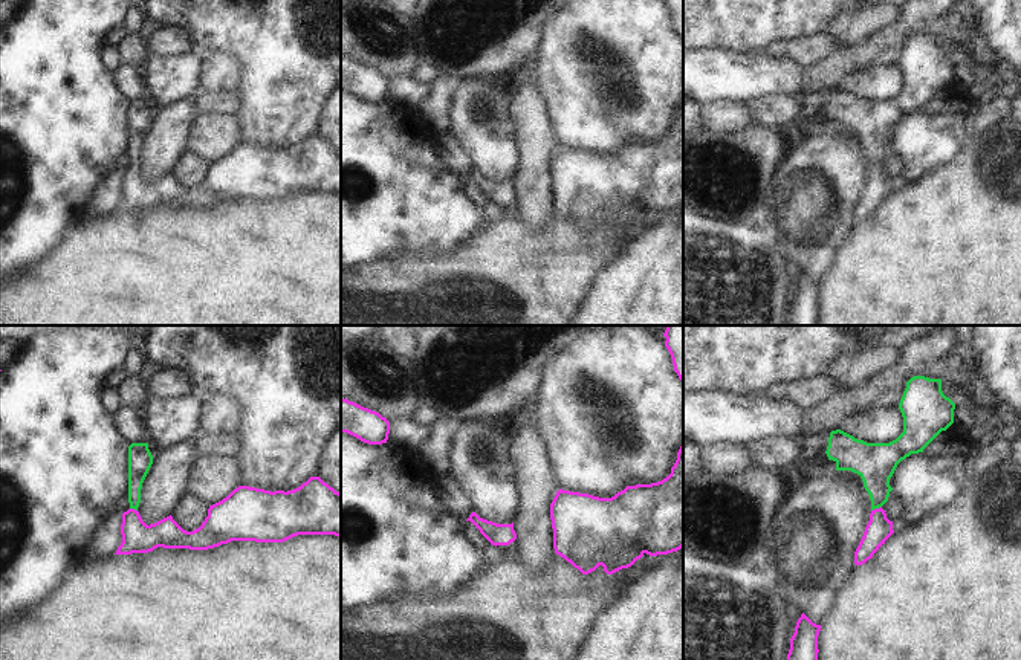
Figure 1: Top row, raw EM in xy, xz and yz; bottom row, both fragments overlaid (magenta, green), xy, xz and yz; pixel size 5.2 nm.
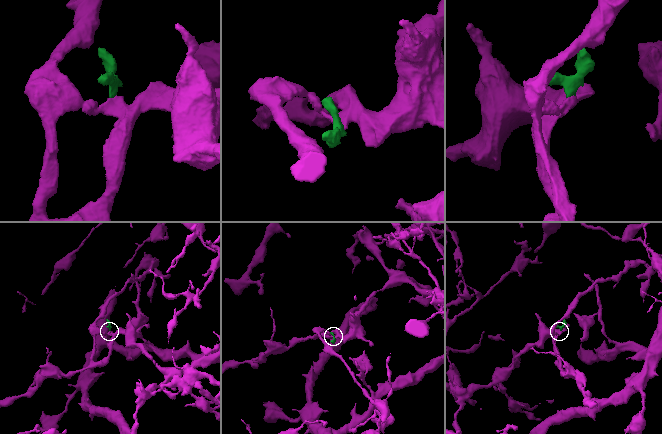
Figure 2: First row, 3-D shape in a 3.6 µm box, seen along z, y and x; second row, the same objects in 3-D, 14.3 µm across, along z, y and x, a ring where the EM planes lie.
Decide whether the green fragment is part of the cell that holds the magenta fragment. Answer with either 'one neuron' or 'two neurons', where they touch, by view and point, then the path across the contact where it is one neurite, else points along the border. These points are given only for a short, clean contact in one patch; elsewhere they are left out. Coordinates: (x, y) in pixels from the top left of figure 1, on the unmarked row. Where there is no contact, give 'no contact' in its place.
one neuron; meets magenta in yz at (876, 167); runs through yz (879, 185), (876, 167), (875, 119)

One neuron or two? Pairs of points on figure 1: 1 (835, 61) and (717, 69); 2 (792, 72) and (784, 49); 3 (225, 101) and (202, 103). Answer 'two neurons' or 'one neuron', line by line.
1: two neurons
2: two neurons
3: one neuron

